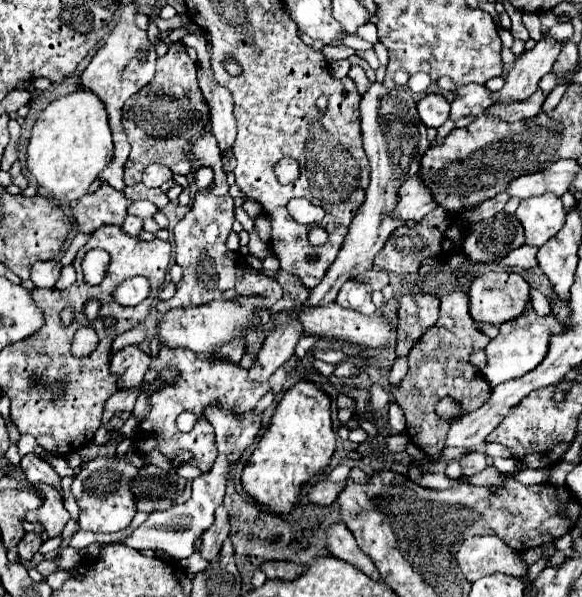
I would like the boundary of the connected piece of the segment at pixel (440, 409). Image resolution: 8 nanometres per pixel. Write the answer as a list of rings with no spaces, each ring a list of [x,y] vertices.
[[[446,396],[436,404],[436,414],[438,414],[438,418],[442,418],[446,422],[456,422],[458,418],[464,416],[464,410],[460,408],[460,404],[454,398]]]

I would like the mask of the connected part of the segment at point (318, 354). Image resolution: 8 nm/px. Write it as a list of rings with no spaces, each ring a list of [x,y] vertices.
[[[313,350],[312,354],[316,359],[322,360],[330,364],[337,364],[346,360],[347,355],[340,350]]]

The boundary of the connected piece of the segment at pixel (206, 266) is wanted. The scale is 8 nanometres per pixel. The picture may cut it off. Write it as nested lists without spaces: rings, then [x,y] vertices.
[[[204,134],[202,138],[198,138],[198,142],[192,146],[192,158],[204,166],[214,168],[216,188],[212,192],[200,190],[194,198],[194,206],[190,208],[190,212],[172,230],[174,244],[176,244],[174,260],[182,268],[184,276],[176,284],[176,294],[166,302],[156,304],[158,318],[162,318],[172,308],[202,306],[202,304],[210,304],[214,300],[234,300],[234,298],[250,296],[250,294],[262,298],[260,306],[272,306],[274,302],[278,302],[282,298],[282,294],[284,294],[282,286],[276,280],[264,276],[262,272],[248,268],[248,264],[240,256],[240,252],[232,252],[226,248],[226,238],[232,232],[232,224],[236,220],[234,218],[234,198],[228,194],[226,174],[222,172],[222,154],[220,154],[218,144],[212,134]]]

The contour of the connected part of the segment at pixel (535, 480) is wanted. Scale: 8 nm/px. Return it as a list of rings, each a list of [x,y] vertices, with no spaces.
[[[522,470],[520,474],[516,474],[516,480],[520,480],[522,484],[542,484],[548,480],[548,472],[550,470]]]

